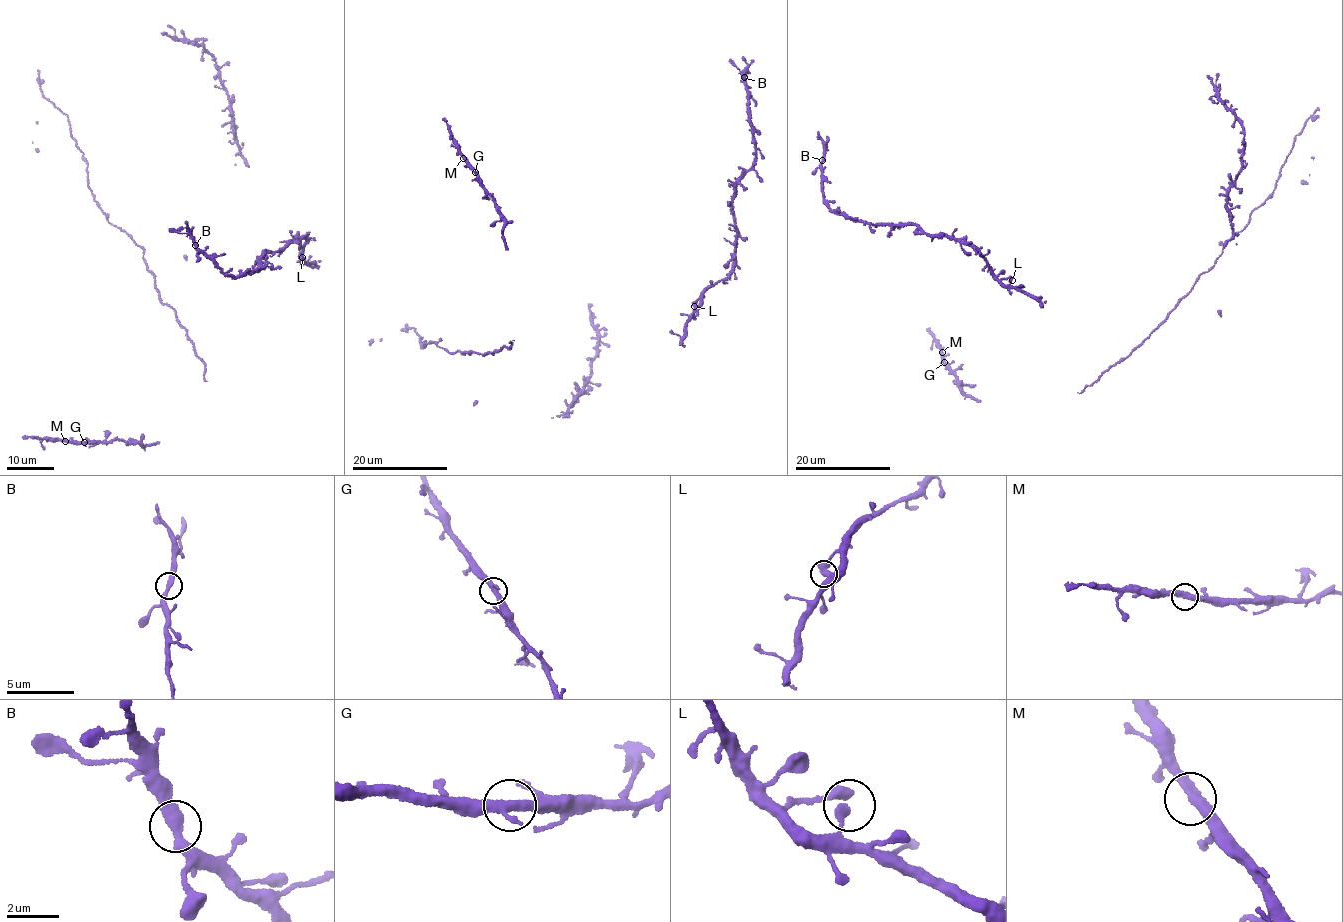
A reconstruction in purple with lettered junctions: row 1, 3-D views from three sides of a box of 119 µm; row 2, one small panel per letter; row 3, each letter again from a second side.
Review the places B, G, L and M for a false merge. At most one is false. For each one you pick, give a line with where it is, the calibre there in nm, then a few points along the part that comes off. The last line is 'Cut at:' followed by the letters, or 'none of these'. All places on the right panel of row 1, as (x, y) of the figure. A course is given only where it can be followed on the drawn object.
Cut at: none of these

